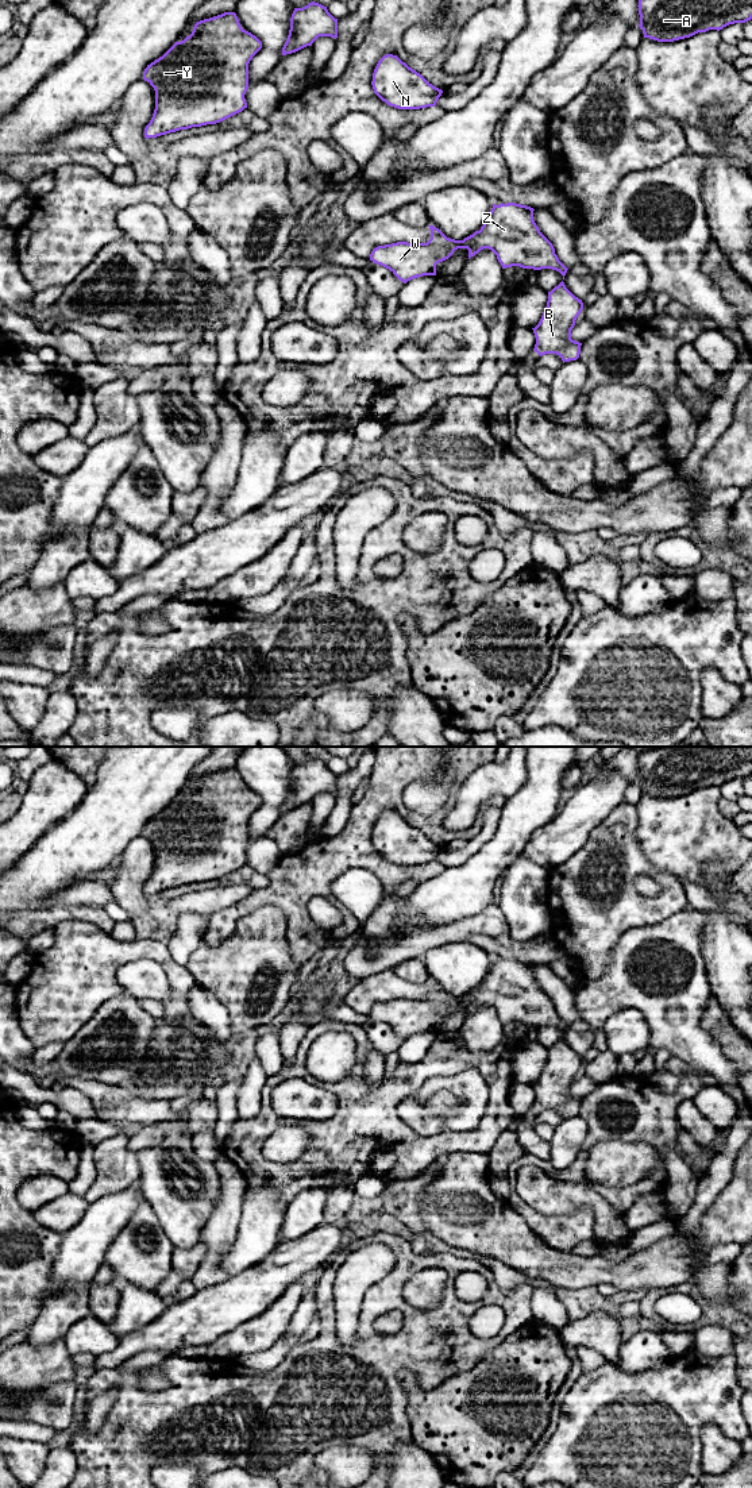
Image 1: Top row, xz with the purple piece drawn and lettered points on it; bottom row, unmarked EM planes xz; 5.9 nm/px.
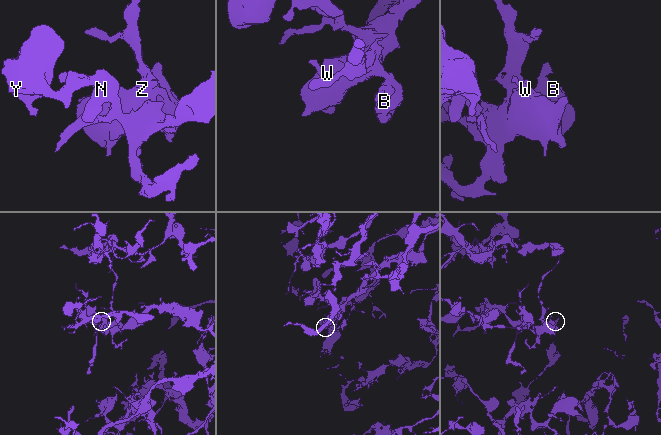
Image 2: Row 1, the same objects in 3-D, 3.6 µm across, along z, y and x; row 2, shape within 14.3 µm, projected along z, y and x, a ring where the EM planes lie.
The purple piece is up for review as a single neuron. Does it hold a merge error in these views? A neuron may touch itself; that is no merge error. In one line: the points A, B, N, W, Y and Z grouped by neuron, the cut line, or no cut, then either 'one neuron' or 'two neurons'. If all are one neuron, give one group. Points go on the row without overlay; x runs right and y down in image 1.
groups A B N W Y Z; cut none; one neuron

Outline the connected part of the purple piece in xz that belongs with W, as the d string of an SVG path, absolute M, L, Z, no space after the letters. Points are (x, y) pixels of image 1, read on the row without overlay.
M508 959L493 960L481 983L463 997L447 994L439 984L428 982L431 995L427 999L397 998L378 1002L370 1017L389 1025L400 1037L436 1032L436 1021L448 1015L455 1006L467 1005L468 1015L483 1005L491 1006L502 1025L552 1025L563 1032L567 1024L559 1017L552 999L540 988L533 976L533 964Z

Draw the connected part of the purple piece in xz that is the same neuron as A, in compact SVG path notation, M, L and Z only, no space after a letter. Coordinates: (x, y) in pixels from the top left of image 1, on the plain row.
M664 747L639 756L644 794L674 798L752 775L752 747Z

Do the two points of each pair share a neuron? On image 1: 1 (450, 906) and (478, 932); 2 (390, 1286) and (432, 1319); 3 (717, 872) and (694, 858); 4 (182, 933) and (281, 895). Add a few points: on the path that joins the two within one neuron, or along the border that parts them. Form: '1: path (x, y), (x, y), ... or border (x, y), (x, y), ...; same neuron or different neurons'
1: border (492, 904), (469, 917), (432, 926); different neurons
2: path (396, 1298), (420, 1319); same neuron
3: border (717, 858), (706, 864), (706, 887); different neurons
4: border (208, 917), (208, 928), (204, 933); different neurons

